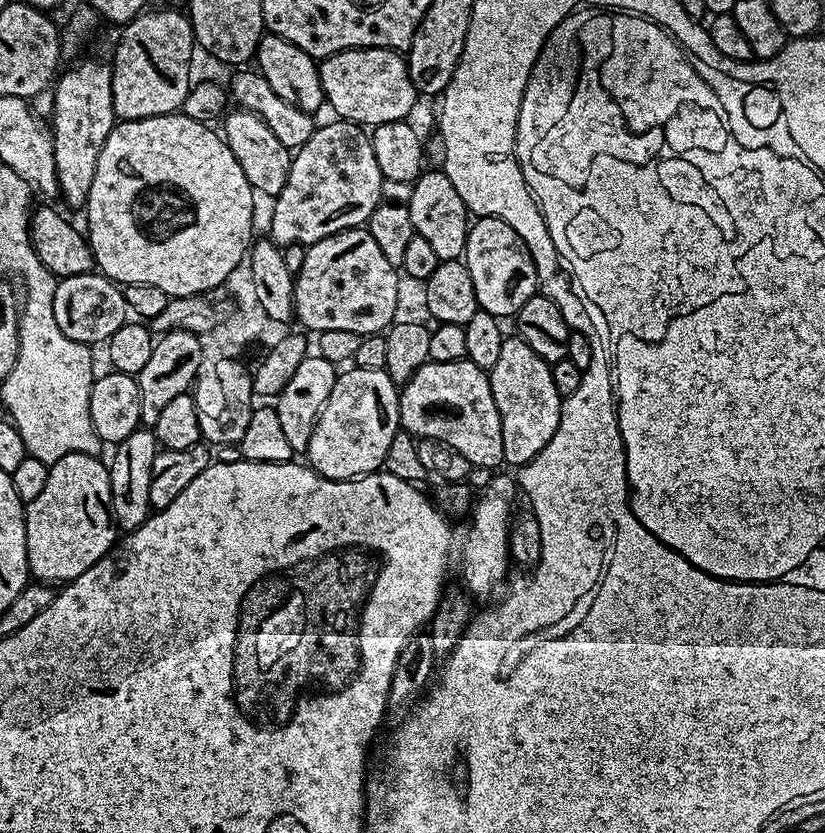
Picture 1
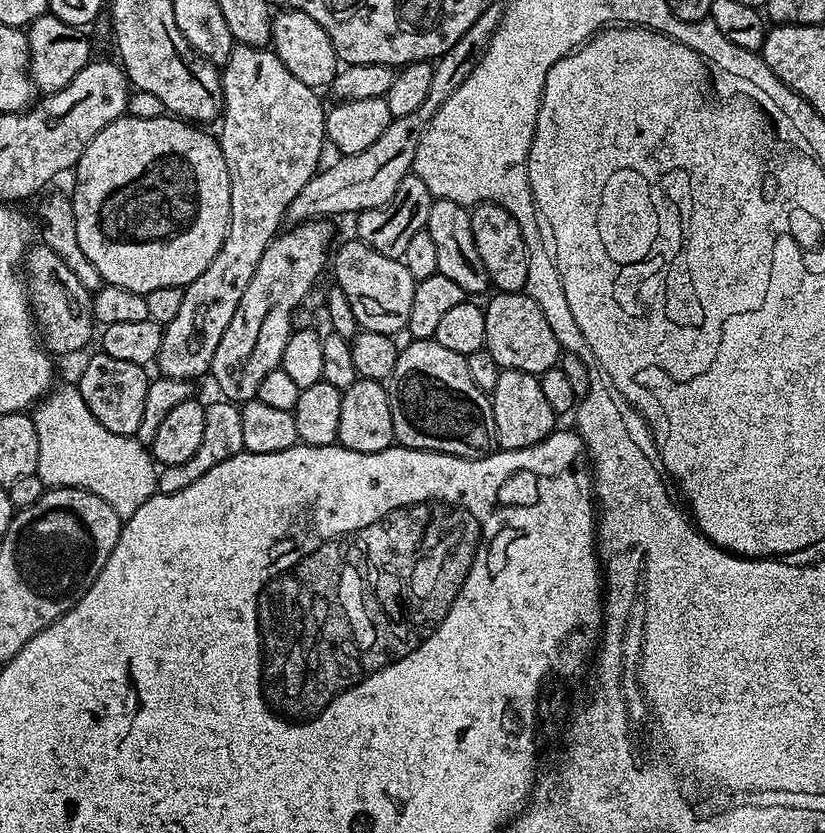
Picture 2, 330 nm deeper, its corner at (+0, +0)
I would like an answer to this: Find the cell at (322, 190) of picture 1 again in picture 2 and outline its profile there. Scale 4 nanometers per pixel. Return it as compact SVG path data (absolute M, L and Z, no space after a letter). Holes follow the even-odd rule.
M324 218L308 220L295 225L293 232L281 231L266 246L266 254L262 254L262 262L258 262L254 278L250 278L250 286L246 286L246 294L242 294L242 302L238 302L226 334L222 334L222 342L218 342L218 350L214 350L210 376L216 379L223 399L233 402L257 399L256 391L263 386L264 379L279 369L286 342L293 333L292 315L307 301L304 299L311 294L324 263L327 260L329 263L333 244L328 224L331 223Z

